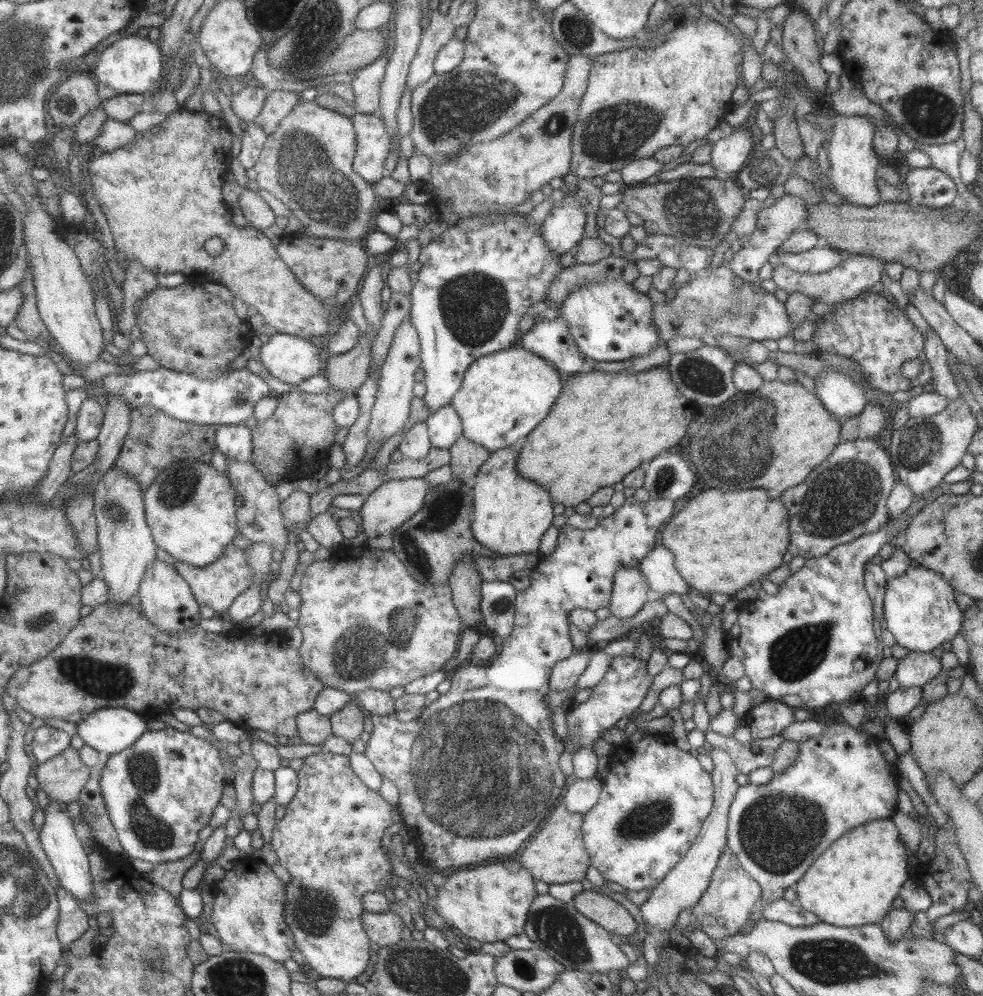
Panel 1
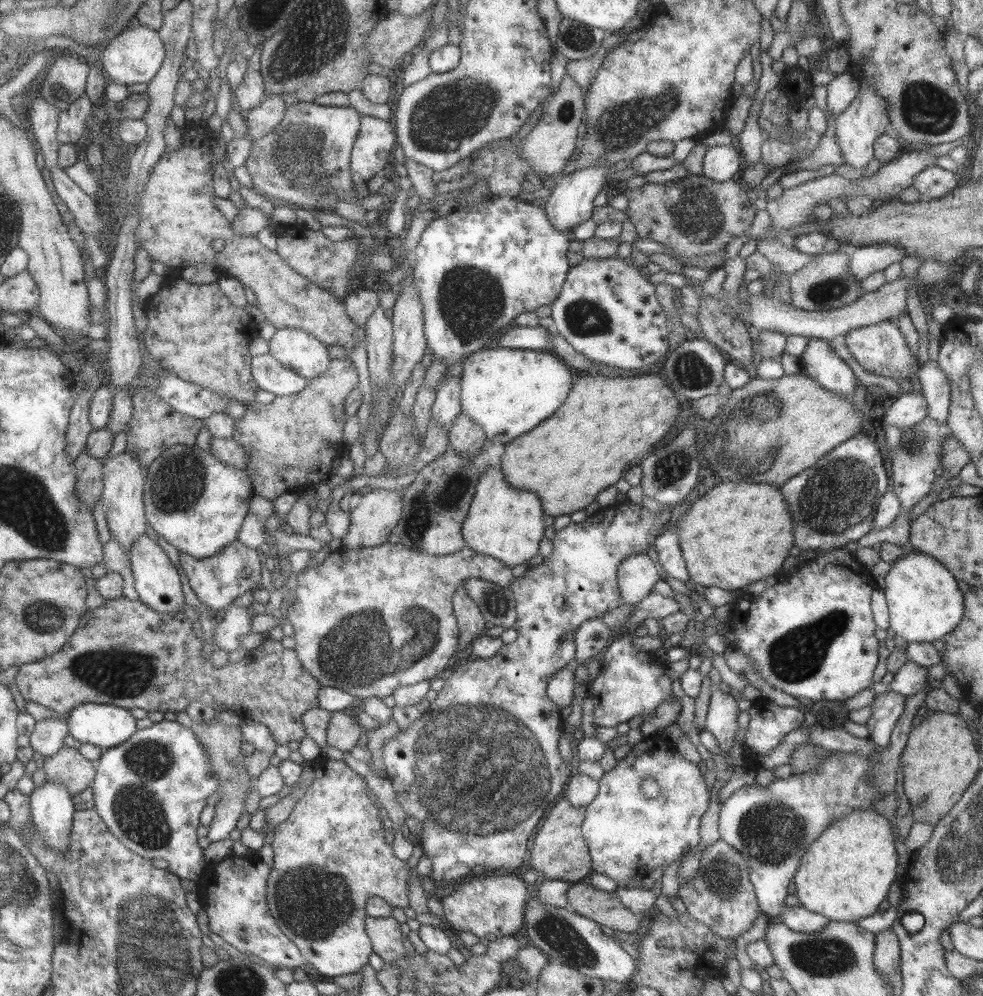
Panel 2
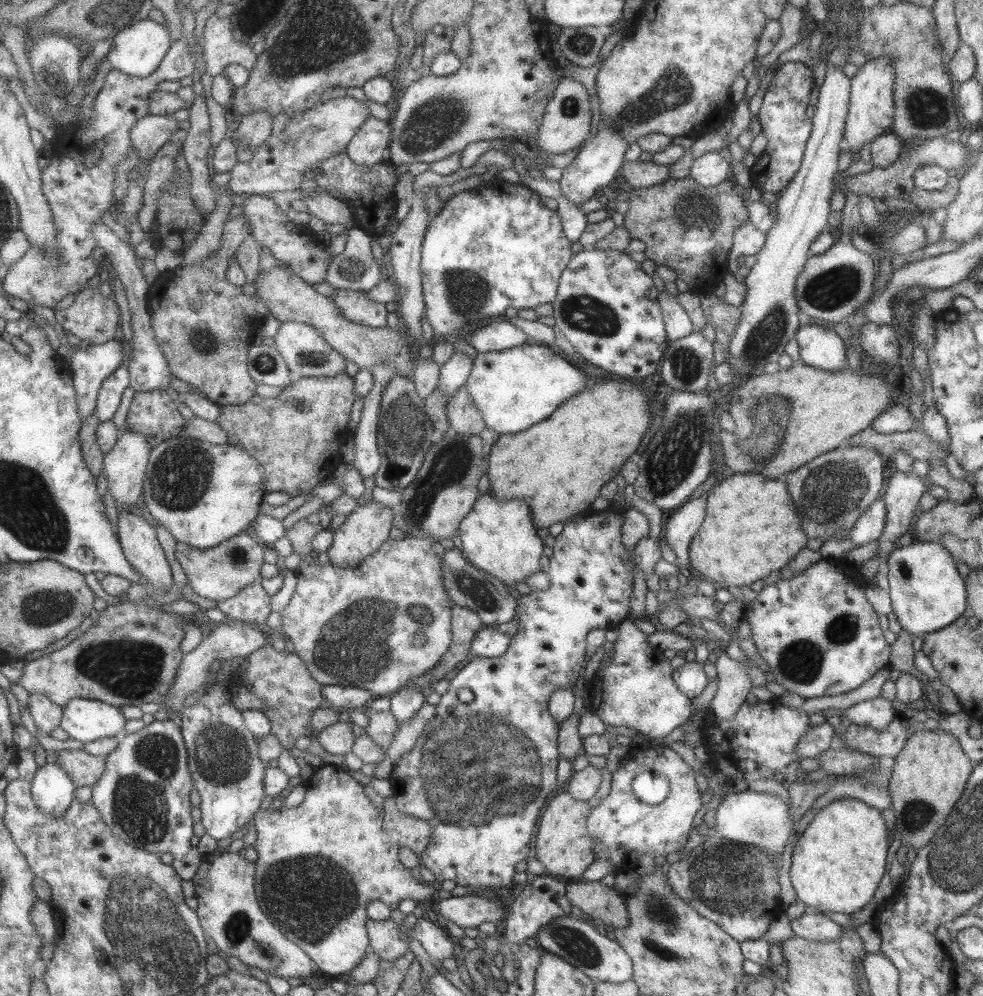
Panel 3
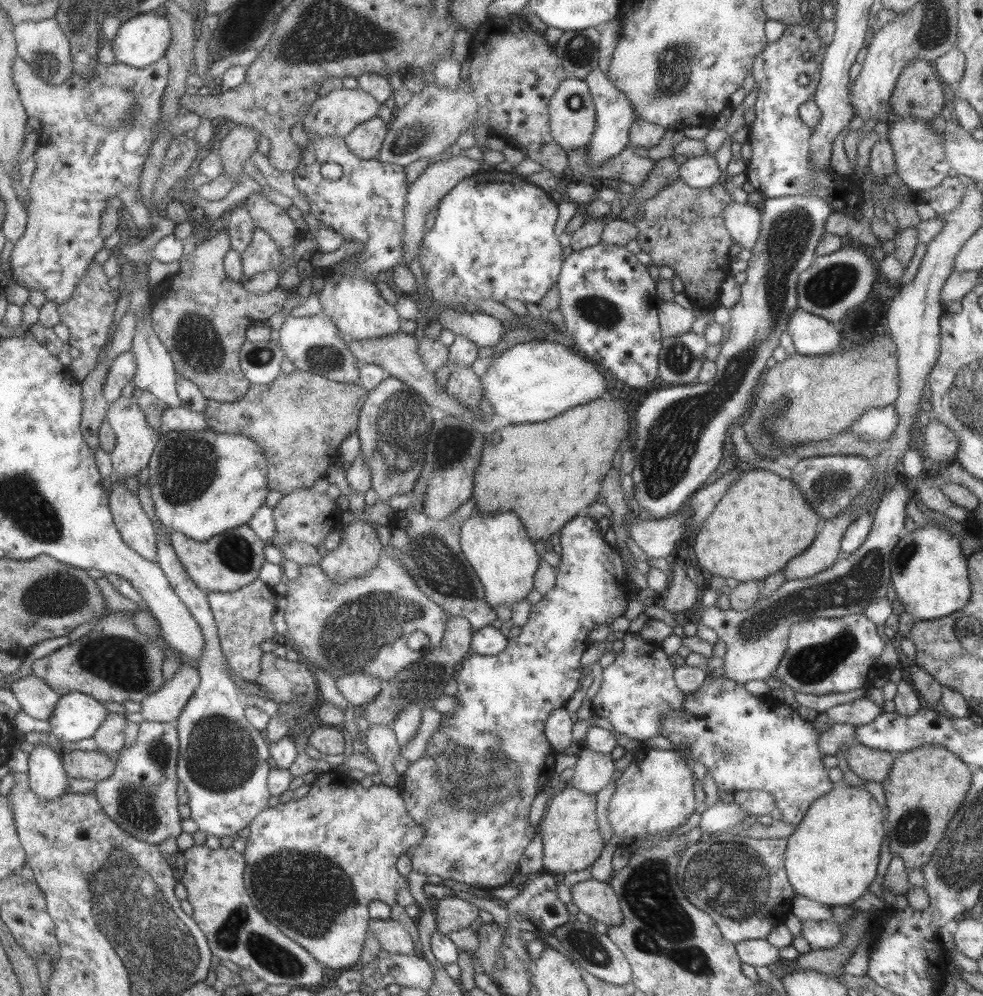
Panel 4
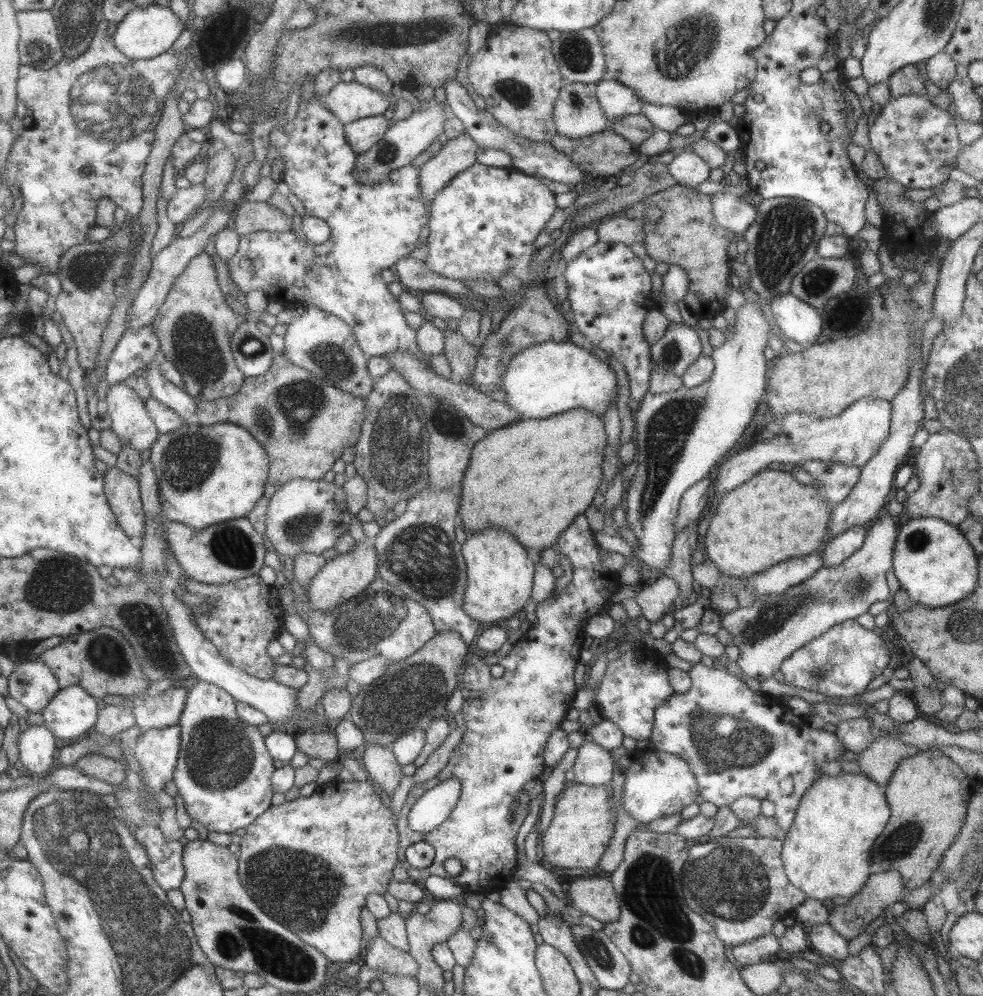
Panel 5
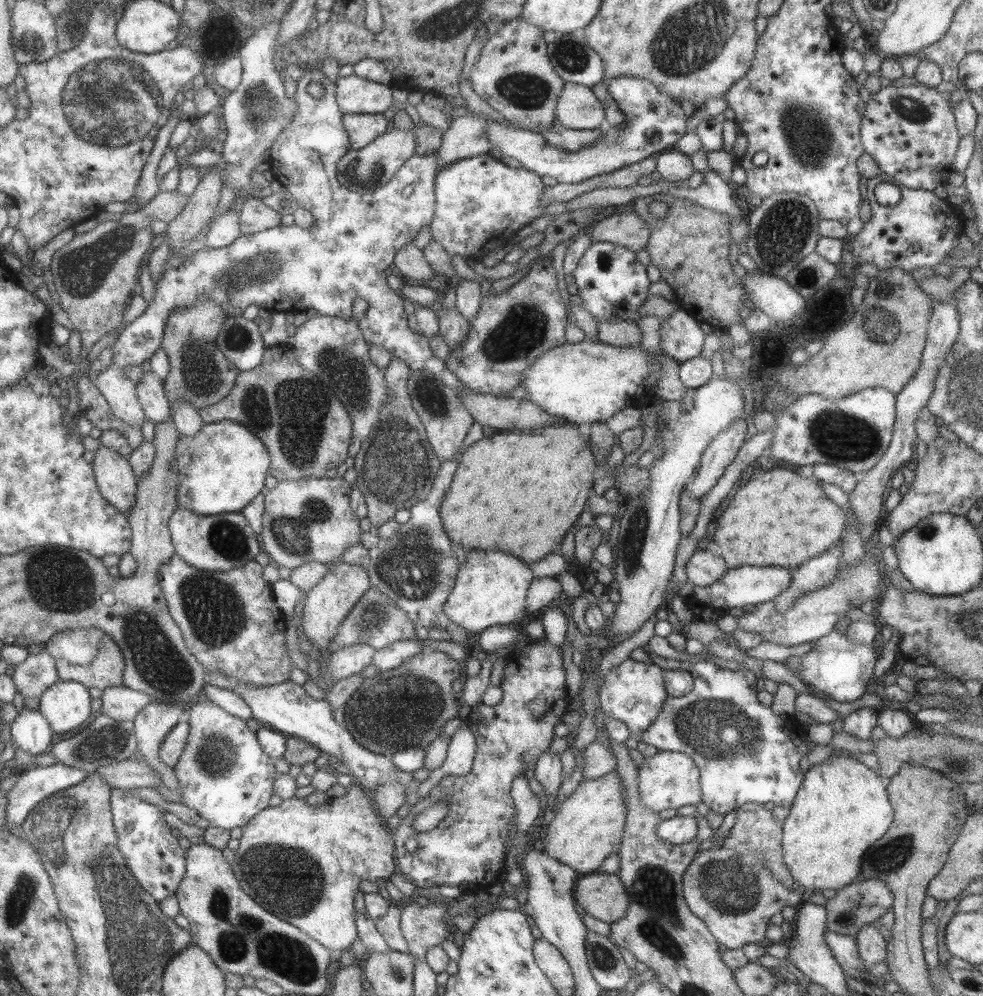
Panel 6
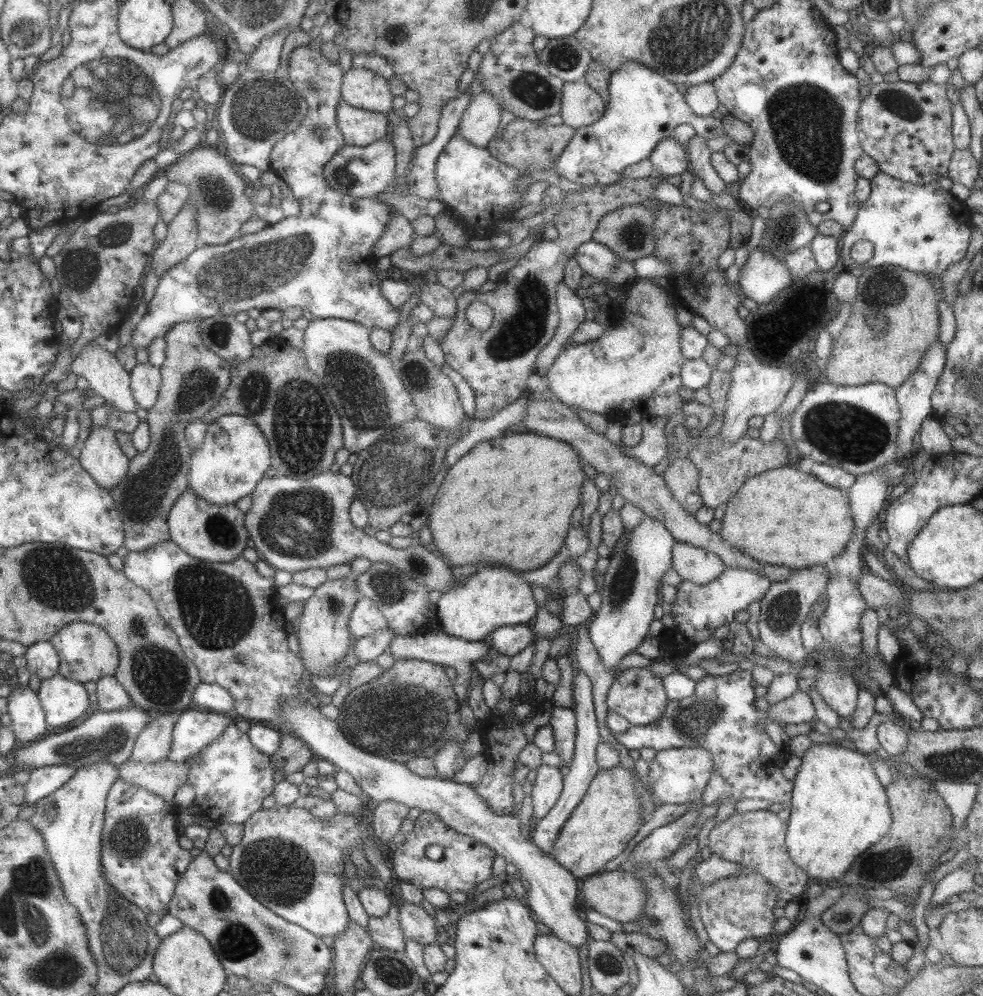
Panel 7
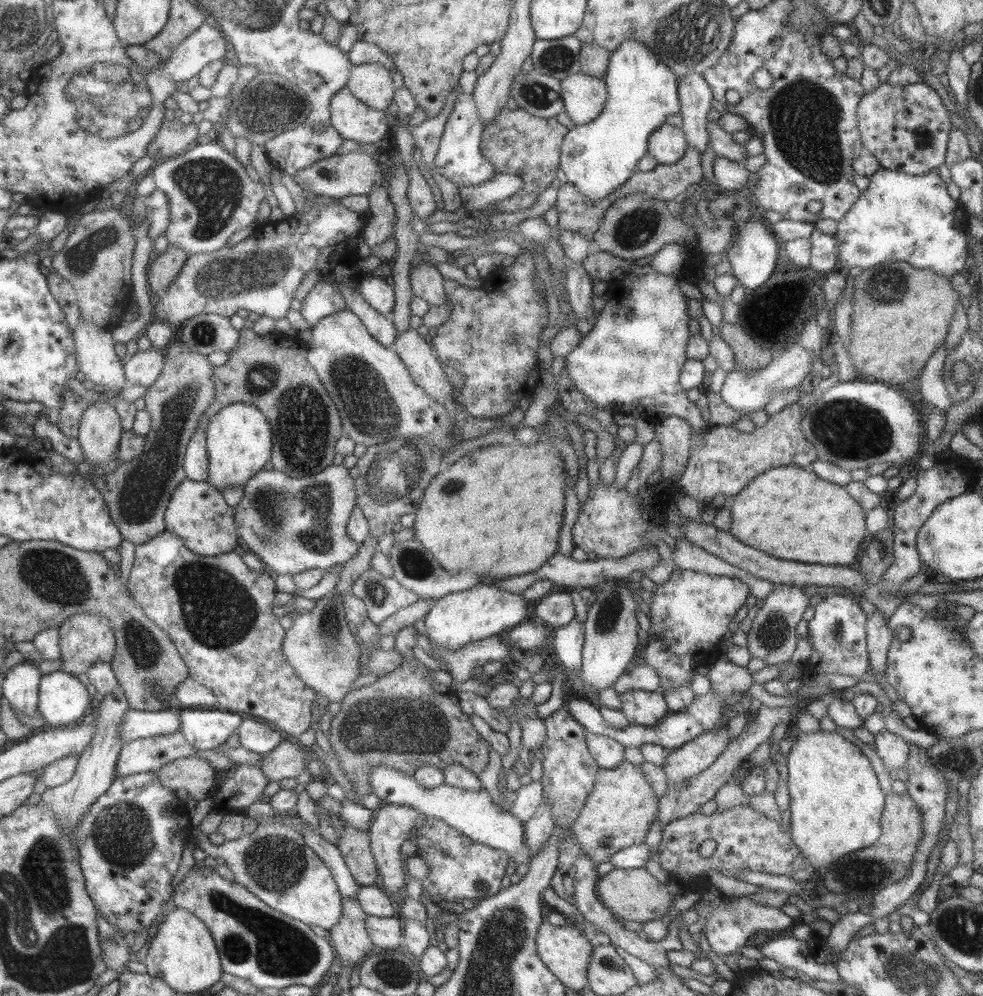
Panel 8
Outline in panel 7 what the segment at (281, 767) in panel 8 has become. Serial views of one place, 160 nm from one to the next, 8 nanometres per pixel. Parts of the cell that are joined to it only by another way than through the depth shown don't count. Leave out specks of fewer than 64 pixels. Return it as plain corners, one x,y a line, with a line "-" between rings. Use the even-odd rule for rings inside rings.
293,734
280,736
280,743
277,750
268,757
274,770
277,770
277,772
281,770
284,775
301,771
307,762
316,759
312,750
300,738
297,738

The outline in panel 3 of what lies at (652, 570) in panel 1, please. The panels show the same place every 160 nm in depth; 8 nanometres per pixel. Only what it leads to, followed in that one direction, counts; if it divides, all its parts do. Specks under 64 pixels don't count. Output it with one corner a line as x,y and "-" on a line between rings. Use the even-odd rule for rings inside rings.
705,496
693,498
683,503
669,518
667,525
661,533
663,541
671,548
676,556
678,565
683,576
690,572
689,569
689,543
697,528
703,522
705,512

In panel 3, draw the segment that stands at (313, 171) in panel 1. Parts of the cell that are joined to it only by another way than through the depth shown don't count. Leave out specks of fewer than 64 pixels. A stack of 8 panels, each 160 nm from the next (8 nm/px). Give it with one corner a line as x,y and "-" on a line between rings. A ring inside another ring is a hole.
349,95
332,97
317,102
311,108
295,113
277,135
269,135
263,144
257,147
247,163
235,163
228,171
229,182
222,189
229,195
265,195
272,192
295,191
309,187
302,173
306,168
315,168
320,160
344,150
355,131
370,115
369,107
362,100

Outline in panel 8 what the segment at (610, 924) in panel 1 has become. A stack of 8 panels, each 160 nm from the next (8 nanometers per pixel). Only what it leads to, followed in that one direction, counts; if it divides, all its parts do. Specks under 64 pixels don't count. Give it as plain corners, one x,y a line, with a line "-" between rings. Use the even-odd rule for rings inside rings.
617,868
607,872
605,876
597,880
595,892
597,892
599,902
611,914
621,918
621,920
634,920
643,924
653,919
658,919
662,923
665,922
666,918
668,918
669,909
671,909
671,901
686,891
683,886
679,886
674,881
670,881
668,884
659,884
644,868

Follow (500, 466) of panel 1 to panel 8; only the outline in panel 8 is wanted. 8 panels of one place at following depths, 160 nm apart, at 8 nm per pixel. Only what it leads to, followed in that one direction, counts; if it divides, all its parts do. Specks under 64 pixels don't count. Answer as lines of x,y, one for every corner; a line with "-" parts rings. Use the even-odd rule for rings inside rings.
483,583
461,592
446,594
436,599
431,610
423,617
426,637
440,648
457,650
470,642
499,634
505,628
528,619
532,602
521,599
520,595

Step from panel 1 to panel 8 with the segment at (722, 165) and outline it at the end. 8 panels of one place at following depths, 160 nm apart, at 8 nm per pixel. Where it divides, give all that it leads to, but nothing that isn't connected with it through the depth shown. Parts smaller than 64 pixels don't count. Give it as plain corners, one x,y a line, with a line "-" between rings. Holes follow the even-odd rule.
665,122
656,126
647,136
647,153
659,164
671,164
683,156
688,147
682,129

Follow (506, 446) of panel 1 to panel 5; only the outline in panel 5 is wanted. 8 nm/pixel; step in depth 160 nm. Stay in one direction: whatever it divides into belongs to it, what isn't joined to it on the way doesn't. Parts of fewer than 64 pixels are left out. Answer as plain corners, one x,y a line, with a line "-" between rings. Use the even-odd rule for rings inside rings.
569,340
561,342
547,341
524,348
515,354
501,376
501,390
505,394
504,402
519,414
519,419
545,419
560,413
579,408
593,415
603,416
607,408
617,397
617,380
608,364
589,351

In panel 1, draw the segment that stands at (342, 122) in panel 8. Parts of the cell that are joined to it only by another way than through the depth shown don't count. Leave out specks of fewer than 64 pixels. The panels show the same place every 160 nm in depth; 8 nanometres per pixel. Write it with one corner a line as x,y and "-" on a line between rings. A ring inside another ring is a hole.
355,113
351,118
356,153
352,169
367,183
374,184
384,176
385,159
390,151
390,134
378,114

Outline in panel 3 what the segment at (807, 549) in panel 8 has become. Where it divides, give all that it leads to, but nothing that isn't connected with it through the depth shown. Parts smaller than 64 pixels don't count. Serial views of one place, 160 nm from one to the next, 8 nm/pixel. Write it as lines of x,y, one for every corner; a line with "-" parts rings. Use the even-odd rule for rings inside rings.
733,474
731,478
715,486
707,496
705,520
689,543
689,569
694,574
705,574
705,577
721,586
748,587
755,580
764,579
769,572
775,572
785,566
789,558
793,558
805,547
807,539
783,482
767,480
763,474

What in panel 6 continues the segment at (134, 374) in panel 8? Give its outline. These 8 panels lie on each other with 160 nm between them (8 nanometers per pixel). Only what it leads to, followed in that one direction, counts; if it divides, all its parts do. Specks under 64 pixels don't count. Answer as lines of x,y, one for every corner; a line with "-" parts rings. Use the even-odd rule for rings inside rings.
151,371
141,373
141,378
135,382
135,393
145,418
153,425
163,422
170,415
170,405
165,399
162,380

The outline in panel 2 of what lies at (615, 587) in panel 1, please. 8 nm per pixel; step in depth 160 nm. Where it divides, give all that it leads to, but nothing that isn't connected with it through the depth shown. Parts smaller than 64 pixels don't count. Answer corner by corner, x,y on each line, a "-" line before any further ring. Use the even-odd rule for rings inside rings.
637,553
626,556
620,562
615,575
622,601
625,604
637,604
646,594
653,591
653,584
659,579
657,568
655,568
655,564
646,553

